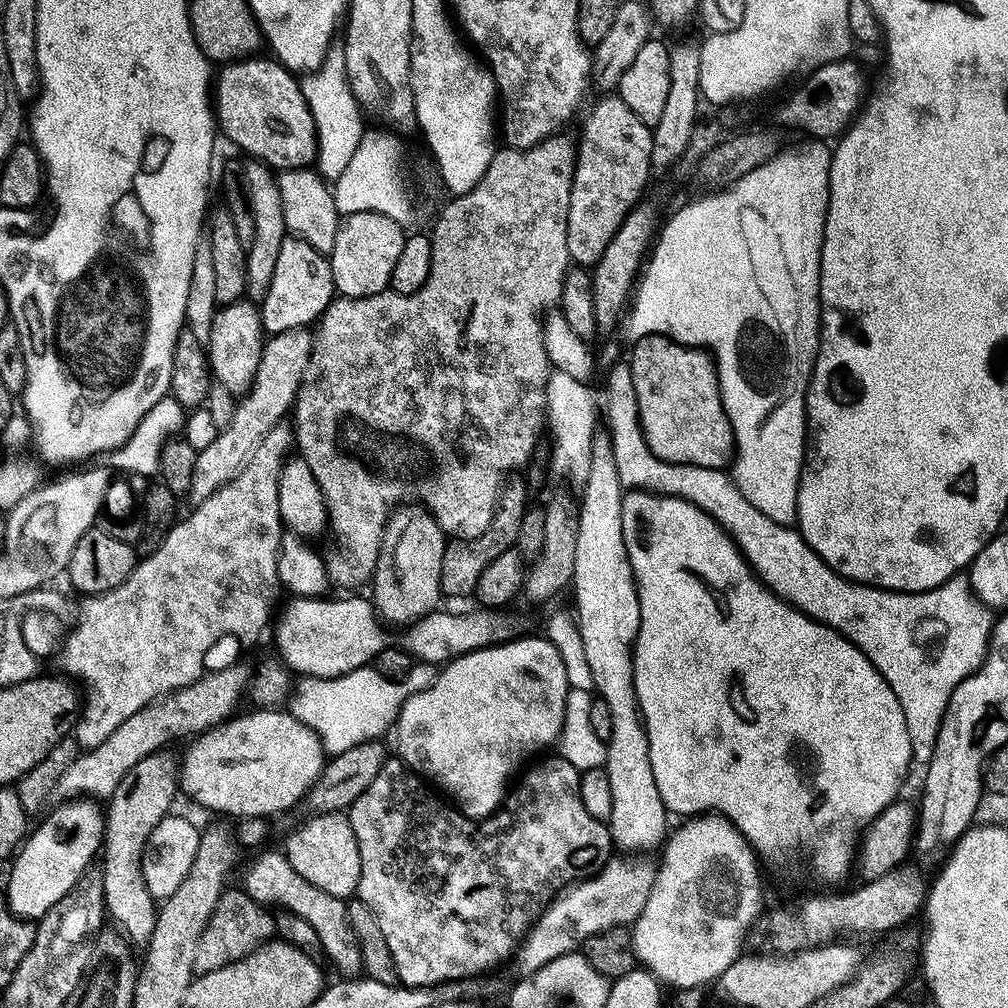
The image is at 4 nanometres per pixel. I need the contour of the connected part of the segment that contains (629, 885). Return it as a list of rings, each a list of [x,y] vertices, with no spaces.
[[[648,858],[628,859],[632,861],[616,859],[609,859],[595,876],[577,880],[552,897],[548,907],[541,912],[535,924],[529,928],[528,935],[518,945],[514,961],[521,968],[521,973],[537,971],[551,959],[577,951],[592,935],[636,923],[646,906],[646,898],[650,898],[657,865],[644,860]]]

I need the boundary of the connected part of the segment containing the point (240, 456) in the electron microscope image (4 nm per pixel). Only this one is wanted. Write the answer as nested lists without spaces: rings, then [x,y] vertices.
[[[308,328],[277,332],[265,339],[254,382],[239,397],[230,426],[217,431],[214,442],[210,442],[206,450],[197,453],[193,484],[188,492],[193,505],[200,504],[210,498],[210,494],[230,483],[252,457],[262,438],[266,438],[273,426],[285,419],[287,412],[289,415],[290,409],[295,405],[302,378],[306,374],[306,366],[310,362],[313,339],[313,333]]]

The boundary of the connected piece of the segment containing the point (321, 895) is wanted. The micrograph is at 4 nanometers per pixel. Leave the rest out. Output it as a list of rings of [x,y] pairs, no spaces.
[[[283,851],[264,852],[244,872],[243,891],[248,896],[265,906],[281,904],[291,915],[297,916],[305,925],[308,924],[316,931],[324,952],[336,963],[339,975],[344,978],[356,978],[361,975],[362,961],[360,948],[354,939],[354,929],[348,918],[348,909],[345,901],[339,896],[331,896],[318,886],[306,882],[302,874],[298,874],[290,866],[287,855]]]

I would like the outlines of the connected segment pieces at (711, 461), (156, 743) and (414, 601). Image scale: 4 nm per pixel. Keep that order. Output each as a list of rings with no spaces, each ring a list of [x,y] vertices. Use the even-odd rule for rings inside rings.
[[[642,336],[632,348],[630,365],[637,394],[637,414],[649,450],[667,463],[727,469],[736,454],[736,439],[730,418],[722,406],[716,361],[703,348],[679,344],[668,336]]]
[[[232,664],[217,672],[205,671],[190,686],[161,696],[154,703],[138,710],[138,714],[126,718],[126,722],[122,722],[122,726],[118,726],[118,730],[114,730],[106,742],[94,749],[81,751],[66,774],[58,778],[55,795],[60,798],[109,798],[127,772],[148,755],[167,749],[171,740],[180,740],[183,736],[195,737],[229,719],[239,709],[236,707],[240,699],[243,696],[245,699],[249,684],[250,668],[244,664]]]
[[[400,506],[388,517],[380,543],[380,557],[372,573],[370,600],[377,617],[385,625],[409,626],[441,607],[442,558],[446,533],[438,526],[432,513],[423,506]]]

